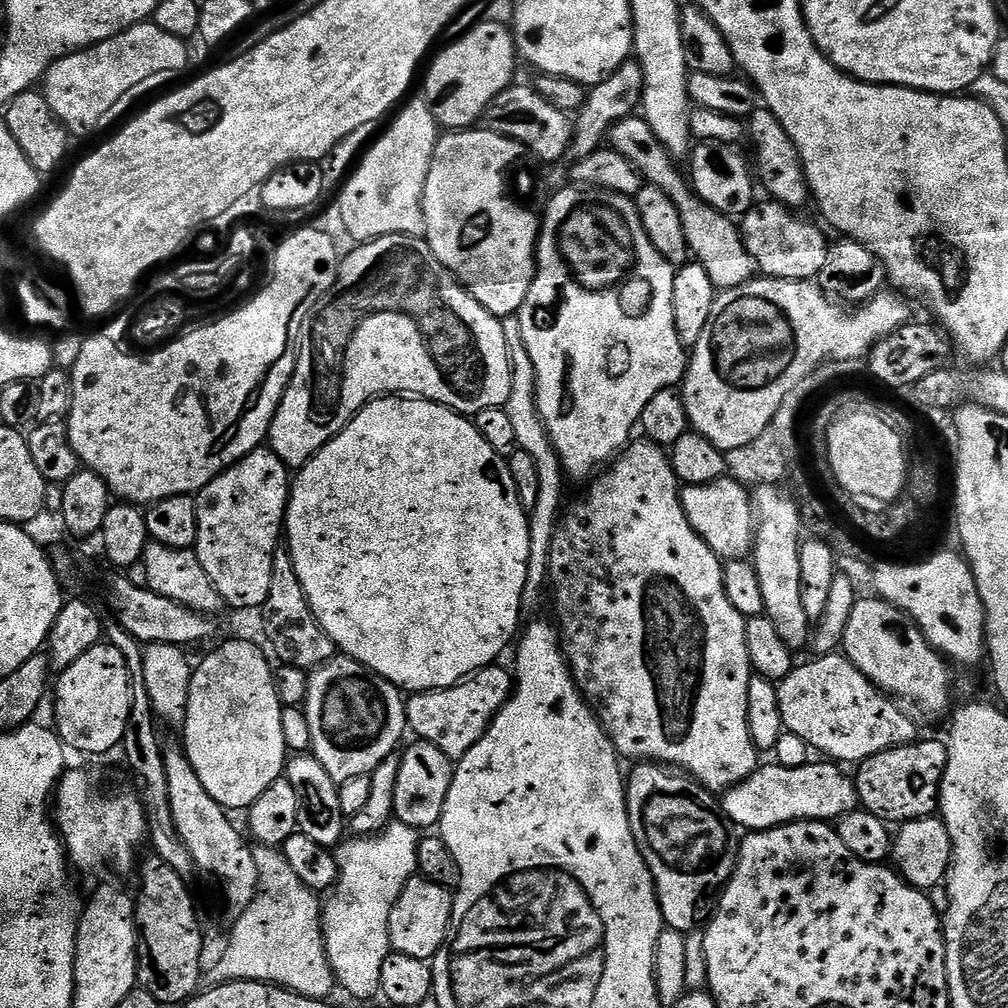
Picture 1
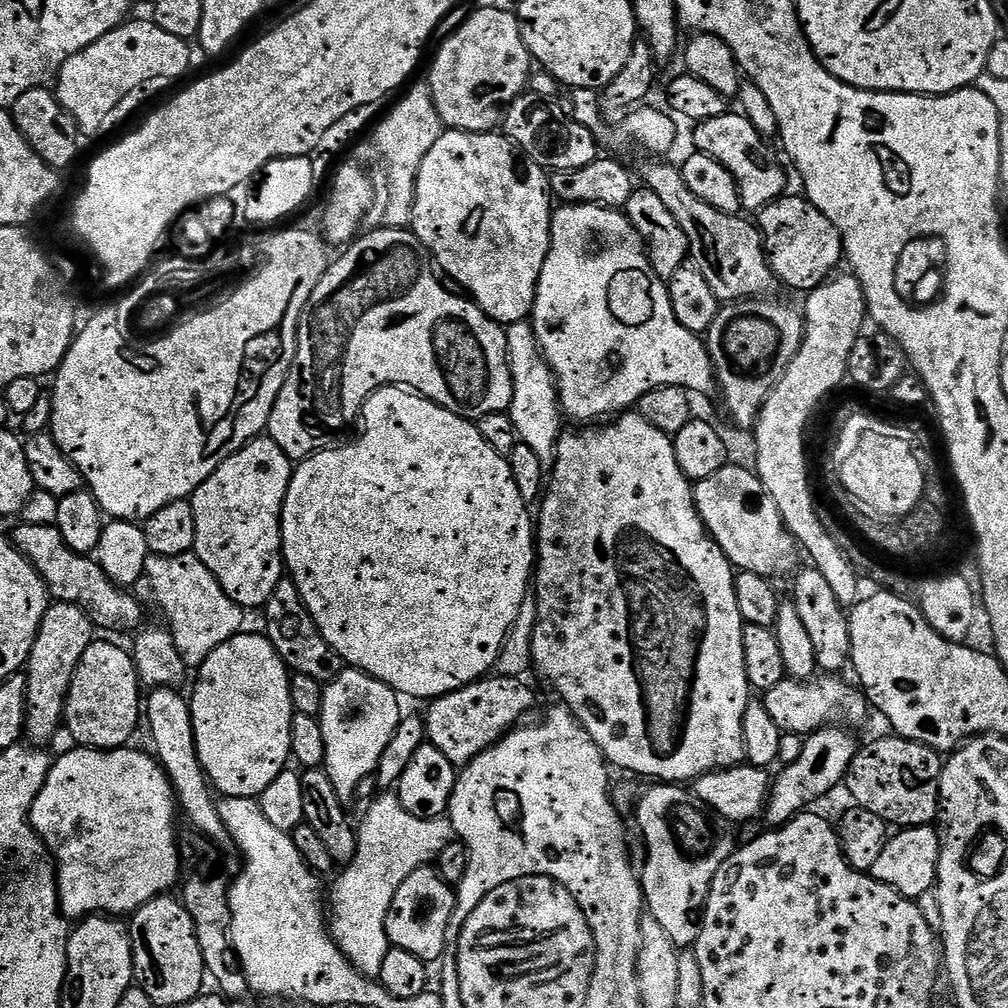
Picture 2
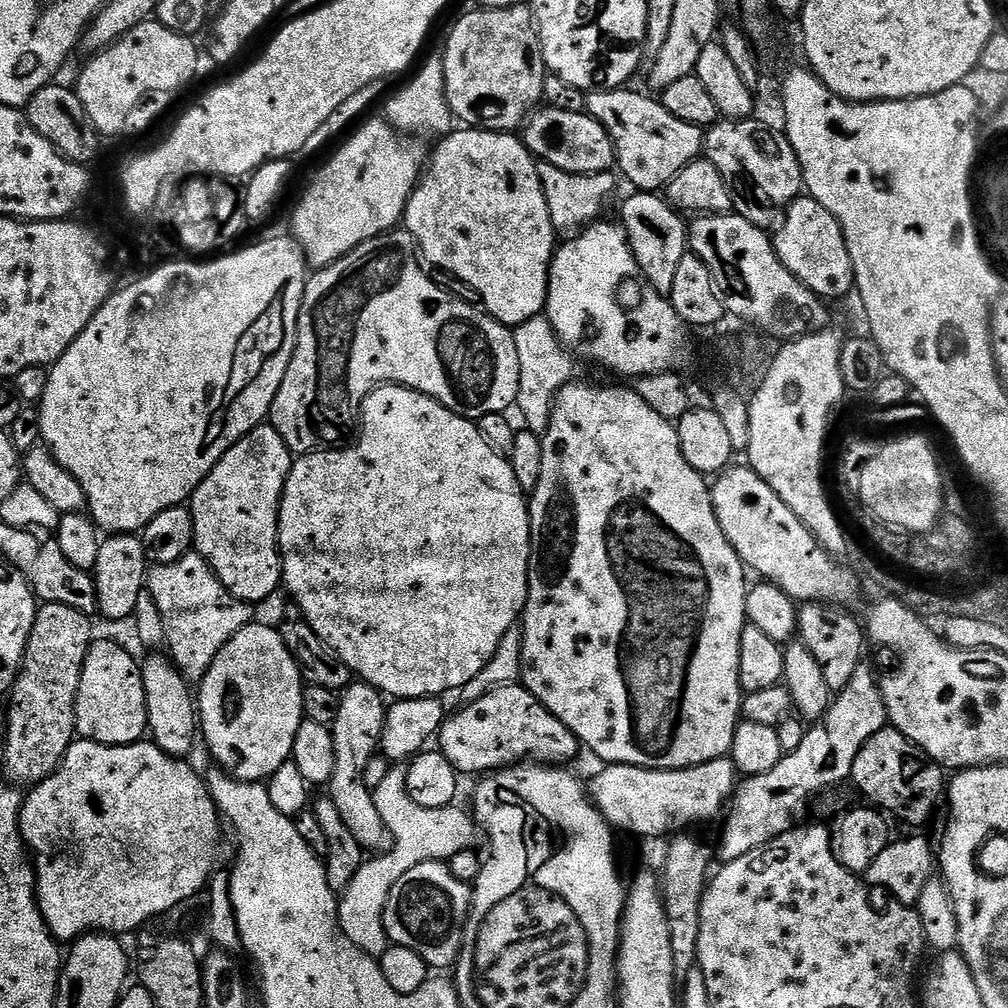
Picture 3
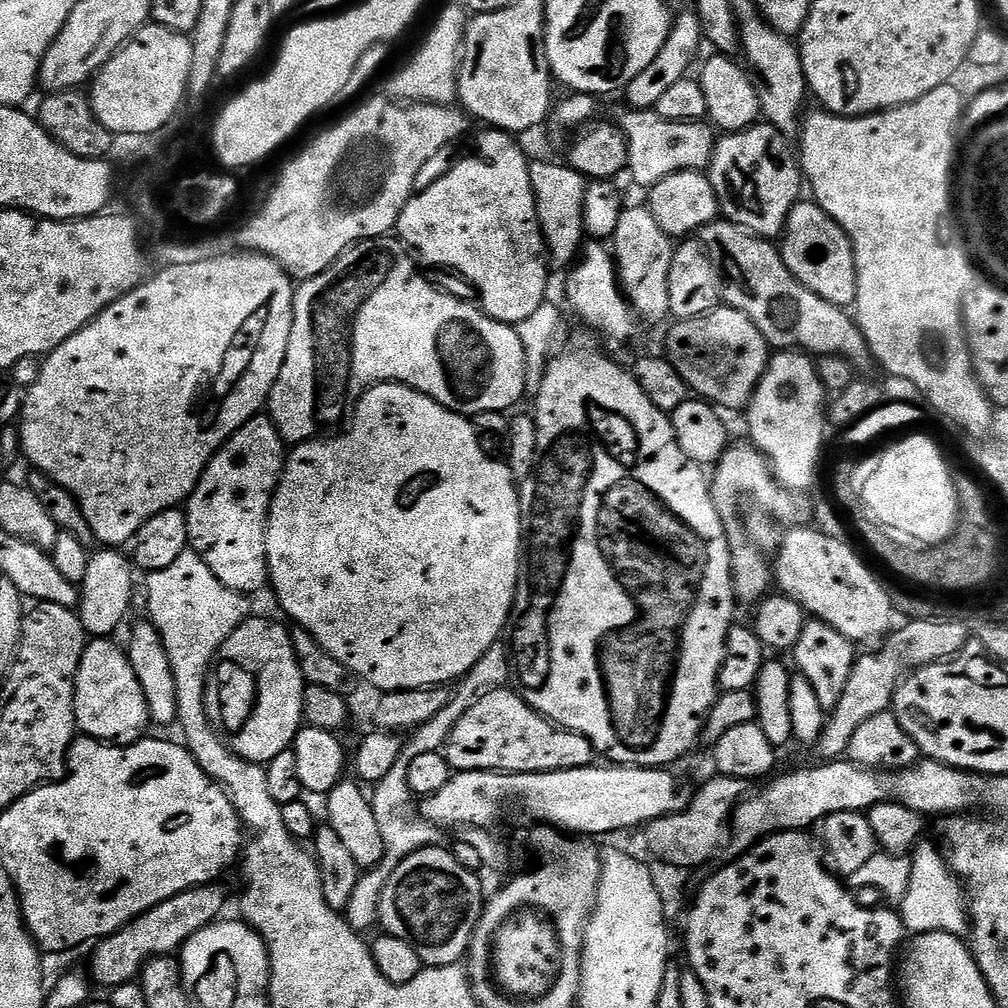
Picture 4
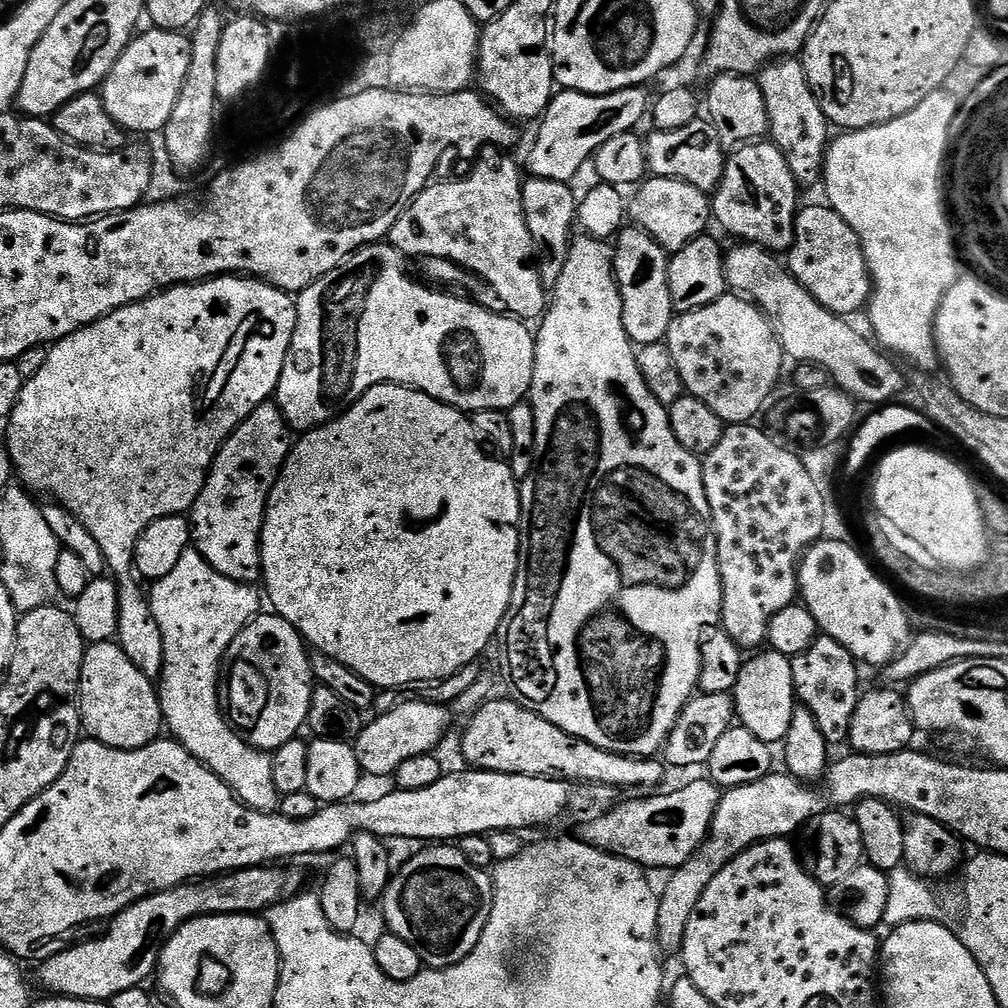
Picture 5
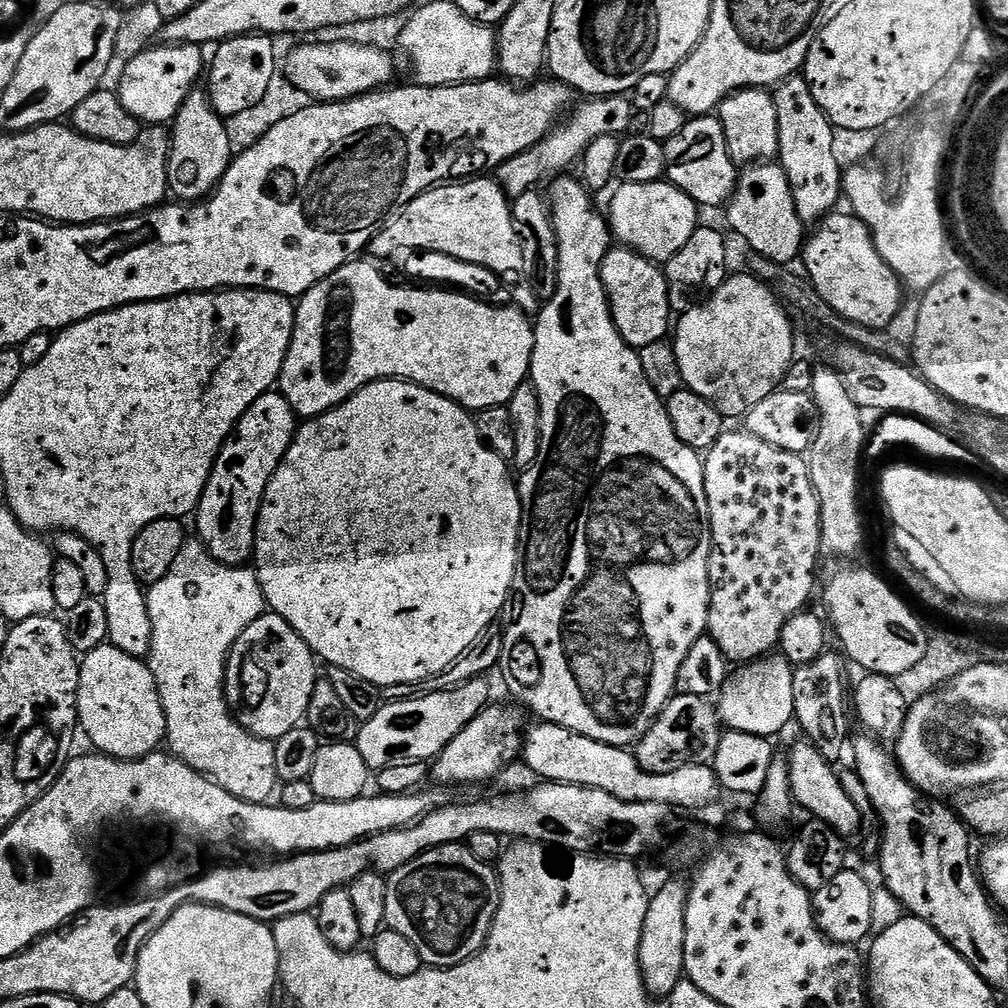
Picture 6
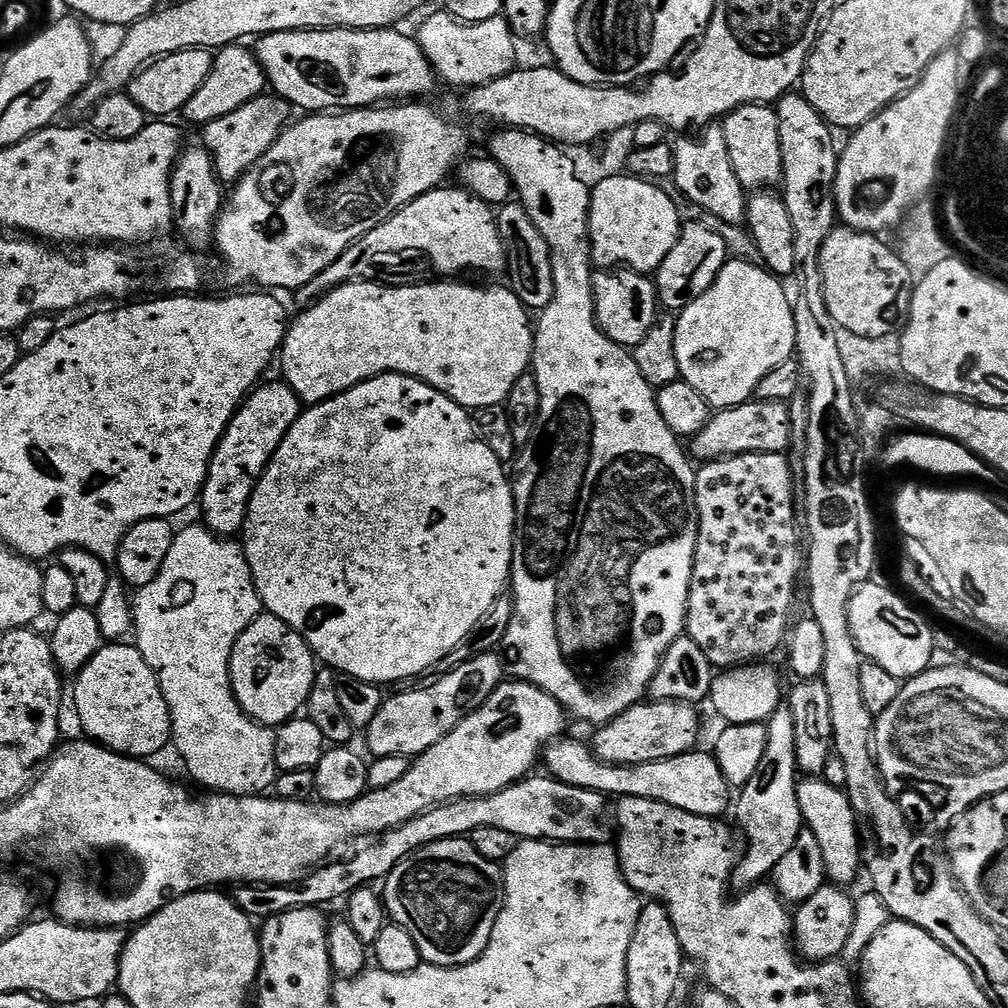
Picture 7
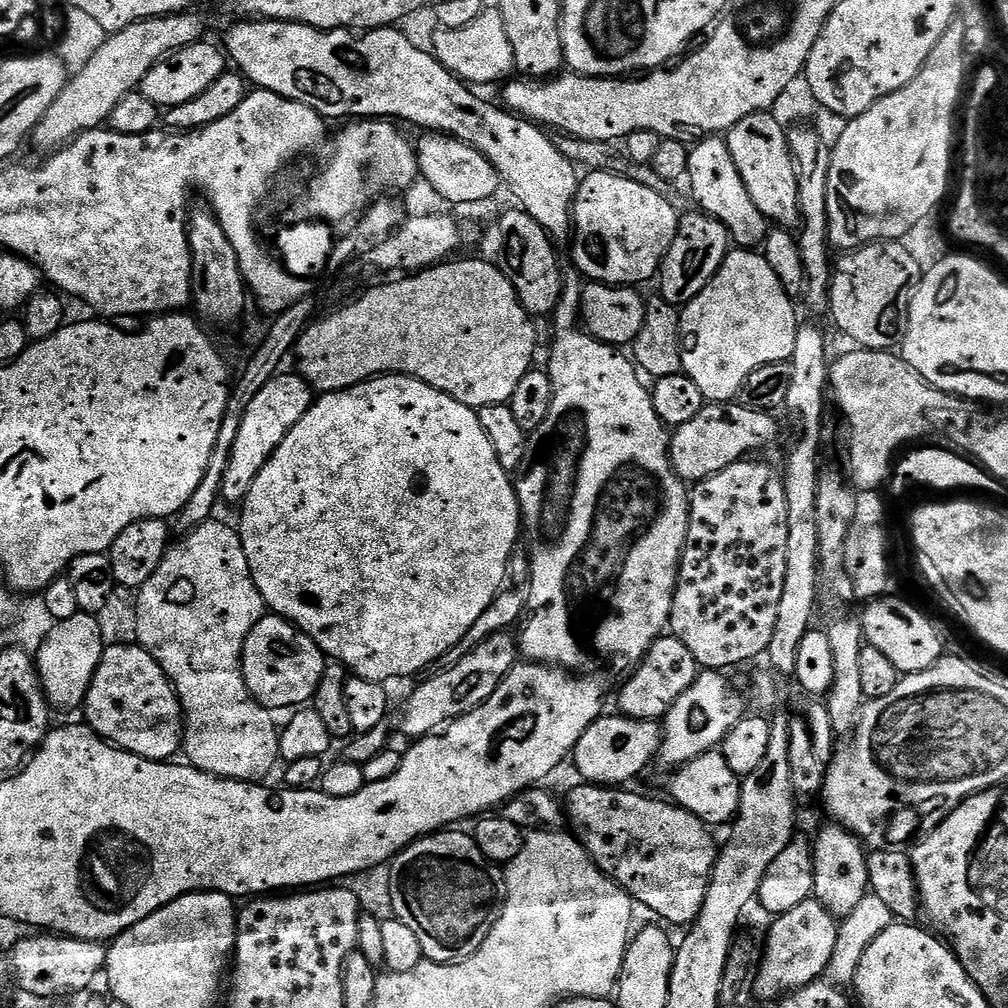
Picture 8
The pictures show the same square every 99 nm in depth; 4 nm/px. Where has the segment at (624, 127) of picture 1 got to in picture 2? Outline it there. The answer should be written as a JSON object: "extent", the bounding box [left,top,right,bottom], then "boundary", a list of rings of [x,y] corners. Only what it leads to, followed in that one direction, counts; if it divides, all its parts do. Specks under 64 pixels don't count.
{"extent":[643,158,777,302],"boundary":[[[656,158],[653,164],[644,168],[643,183],[666,205],[666,210],[674,214],[678,226],[688,239],[690,259],[702,270],[706,282],[710,282],[710,290],[722,302],[760,298],[772,287],[777,287],[776,275],[768,265],[768,255],[764,252],[764,239],[760,236],[760,229],[755,223],[743,220],[743,215],[722,214],[722,210],[714,210],[706,202],[698,198],[686,186],[683,171],[672,164],[663,164],[663,159]]]}

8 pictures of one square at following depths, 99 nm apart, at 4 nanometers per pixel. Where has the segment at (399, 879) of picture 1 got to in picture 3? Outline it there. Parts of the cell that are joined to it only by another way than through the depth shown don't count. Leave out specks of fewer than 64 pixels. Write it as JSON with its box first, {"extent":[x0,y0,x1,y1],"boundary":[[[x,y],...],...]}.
{"extent":[338,766,478,958],"boundary":[[[400,766],[389,767],[382,782],[378,782],[378,786],[372,789],[372,797],[374,798],[374,806],[384,823],[384,831],[390,837],[390,844],[392,840],[392,849],[389,852],[381,851],[376,854],[381,854],[381,856],[376,856],[373,860],[372,857],[365,859],[364,863],[360,865],[358,874],[354,874],[350,886],[344,889],[339,897],[338,919],[340,929],[344,931],[346,938],[350,938],[350,942],[354,942],[354,946],[361,948],[367,956],[379,958],[390,947],[388,932],[384,929],[384,907],[390,898],[390,890],[394,886],[394,882],[398,882],[398,878],[402,878],[402,874],[406,874],[406,870],[418,866],[424,860],[447,862],[451,856],[458,854],[458,850],[473,847],[477,843],[475,840],[476,832],[478,836],[478,825],[467,811],[464,813],[462,809],[456,808],[457,806],[446,808],[418,806],[418,802],[414,802],[414,798],[410,798],[410,794],[406,790],[406,771]]]}

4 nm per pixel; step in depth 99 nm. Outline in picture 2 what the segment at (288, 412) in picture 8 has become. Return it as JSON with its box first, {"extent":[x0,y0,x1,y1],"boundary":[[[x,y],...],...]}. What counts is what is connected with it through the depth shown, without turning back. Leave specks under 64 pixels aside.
{"extent":[190,434,293,609],"boundary":[[[261,434],[242,446],[242,450],[230,454],[230,458],[226,458],[226,462],[222,462],[222,466],[218,466],[218,470],[214,470],[214,474],[210,474],[210,478],[206,478],[206,482],[202,482],[202,486],[198,486],[198,490],[190,497],[196,523],[196,556],[214,574],[214,578],[218,578],[222,590],[230,594],[230,598],[239,608],[263,609],[270,594],[274,594],[274,586],[285,579],[286,565],[280,543],[280,515],[293,471],[293,461],[288,459],[282,446],[278,446],[278,442],[274,442],[271,436]]]}

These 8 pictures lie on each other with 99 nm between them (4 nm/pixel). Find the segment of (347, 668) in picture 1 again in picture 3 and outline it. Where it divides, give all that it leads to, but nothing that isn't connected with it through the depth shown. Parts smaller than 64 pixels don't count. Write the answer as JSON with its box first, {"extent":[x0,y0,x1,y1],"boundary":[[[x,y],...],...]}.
{"extent":[326,682,386,850],"boundary":[[[353,682],[339,693],[336,706],[336,717],[332,723],[332,737],[334,738],[334,766],[332,767],[332,778],[326,785],[327,795],[331,796],[334,806],[338,806],[338,814],[342,822],[346,822],[346,830],[354,834],[354,838],[360,843],[360,847],[365,850],[371,848],[379,849],[380,843],[385,843],[386,833],[378,810],[374,806],[372,789],[364,784],[364,771],[373,756],[377,755],[380,748],[380,735],[384,729],[384,713],[386,711],[386,700],[375,688],[363,682]]]}

